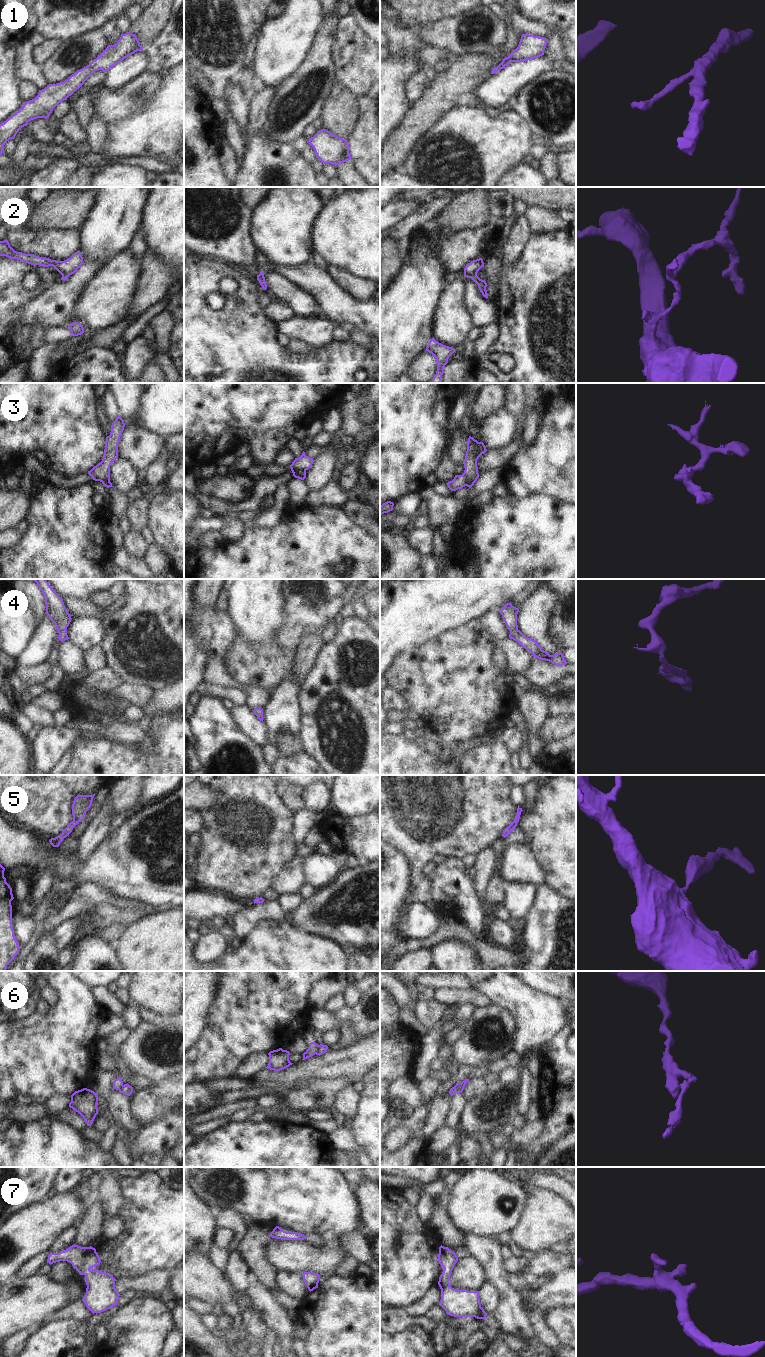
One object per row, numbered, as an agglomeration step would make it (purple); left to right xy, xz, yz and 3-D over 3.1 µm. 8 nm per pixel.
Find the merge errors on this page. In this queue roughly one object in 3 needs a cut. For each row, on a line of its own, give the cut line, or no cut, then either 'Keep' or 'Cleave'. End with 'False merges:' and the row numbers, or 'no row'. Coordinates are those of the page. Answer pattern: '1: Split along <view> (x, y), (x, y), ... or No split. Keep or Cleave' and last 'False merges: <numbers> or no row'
1: No split. Keep
2: Split along yz (476, 274), (471, 278). Cleave
3: Split along xz (291, 468), (305, 470). Cleave
4: No split. Keep
5: No split. Keep
6: Split along xz (318, 1045), (315, 1053). Cleave
7: No split. Keep
False merges: 2, 3, 6

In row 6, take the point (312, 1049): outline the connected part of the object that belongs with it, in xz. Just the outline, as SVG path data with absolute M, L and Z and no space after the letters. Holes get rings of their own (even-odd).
M311 1042L309 1044L308 1049L303 1053L303 1059L302 1060L305 1060L305 1059L310 1058L313 1055L315 1055L317 1052L317 1049L318 1049L318 1044L316 1044L315 1042Z

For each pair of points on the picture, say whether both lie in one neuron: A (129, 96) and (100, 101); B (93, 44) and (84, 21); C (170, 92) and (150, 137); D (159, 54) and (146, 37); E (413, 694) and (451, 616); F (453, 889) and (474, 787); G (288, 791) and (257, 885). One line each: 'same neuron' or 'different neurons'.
A: same neuron
B: different neurons
C: same neuron
D: different neurons
E: different neurons
F: different neurons
G: different neurons

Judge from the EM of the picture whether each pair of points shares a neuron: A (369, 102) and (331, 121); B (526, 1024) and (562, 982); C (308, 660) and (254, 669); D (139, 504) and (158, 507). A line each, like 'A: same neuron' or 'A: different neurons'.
A: different neurons
B: different neurons
C: different neurons
D: different neurons

